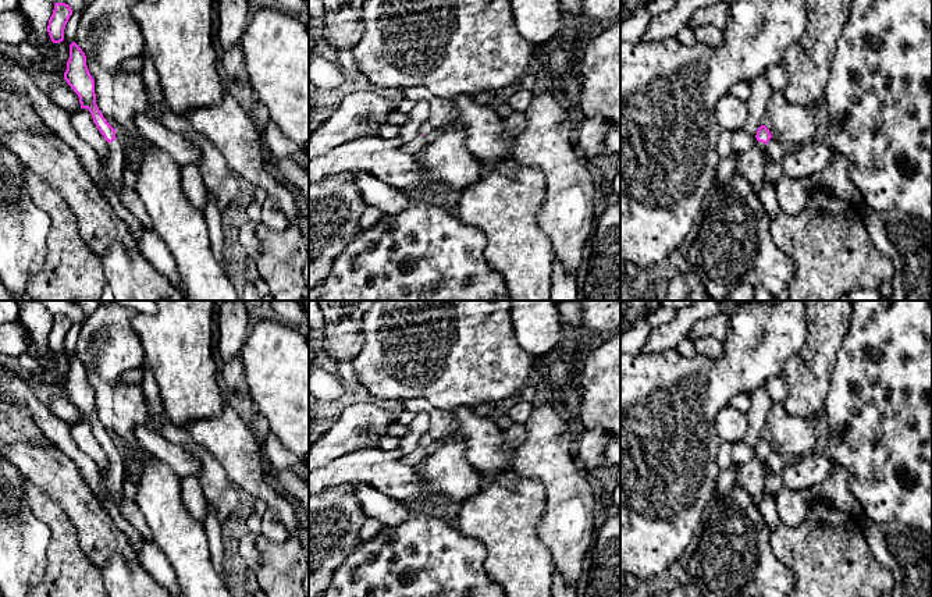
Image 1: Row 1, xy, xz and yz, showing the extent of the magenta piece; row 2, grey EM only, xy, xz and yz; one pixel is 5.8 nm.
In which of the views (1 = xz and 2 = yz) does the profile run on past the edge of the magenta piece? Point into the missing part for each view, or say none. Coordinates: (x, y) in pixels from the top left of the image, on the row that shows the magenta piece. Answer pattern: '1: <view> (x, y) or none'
1: none
2: yz (751, 163)

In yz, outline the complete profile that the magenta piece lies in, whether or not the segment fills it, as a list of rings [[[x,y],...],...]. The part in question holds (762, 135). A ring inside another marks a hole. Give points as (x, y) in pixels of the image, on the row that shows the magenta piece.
[[[761,125],[755,138],[758,142],[737,157],[736,171],[739,171],[751,184],[754,192],[758,193],[765,181],[765,149],[772,135],[765,125]]]

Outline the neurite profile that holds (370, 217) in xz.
[[[367,206],[360,216],[360,228],[369,230],[376,227],[381,221],[383,216],[384,214],[381,210],[376,209],[374,206]]]

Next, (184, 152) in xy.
[[[138,114],[134,124],[143,141],[167,153],[178,167],[202,163],[200,149],[179,134],[167,129],[159,120]]]

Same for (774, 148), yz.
[[[773,138],[769,139],[766,143],[766,152],[771,156],[771,159],[776,163],[782,163],[782,157],[786,153],[786,149]]]

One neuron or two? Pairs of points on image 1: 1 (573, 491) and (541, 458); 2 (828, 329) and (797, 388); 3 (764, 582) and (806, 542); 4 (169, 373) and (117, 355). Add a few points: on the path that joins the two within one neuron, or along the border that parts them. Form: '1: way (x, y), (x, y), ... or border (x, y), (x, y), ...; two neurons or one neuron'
1: way (565, 483), (550, 466); one neuron
2: way (822, 344), (808, 373); one neuron
3: border (769, 533), (771, 550), (788, 569), (793, 582); two neurons
4: border (132, 329), (146, 359); two neurons

